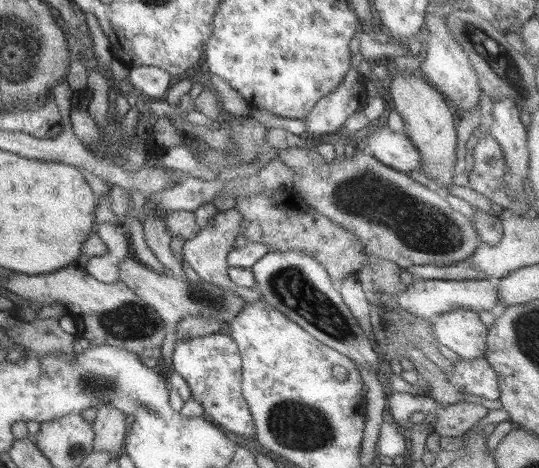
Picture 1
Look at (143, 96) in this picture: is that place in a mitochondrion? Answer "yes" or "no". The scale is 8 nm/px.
no

